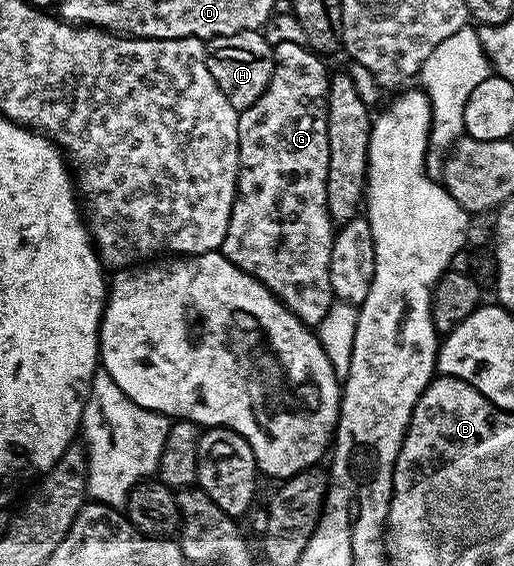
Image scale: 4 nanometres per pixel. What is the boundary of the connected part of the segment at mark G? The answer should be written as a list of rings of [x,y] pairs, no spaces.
[[[301,41],[298,42],[282,42],[277,43],[274,46],[274,71],[272,72],[272,80],[268,84],[268,88],[264,92],[264,96],[260,96],[260,100],[256,100],[256,104],[252,104],[247,110],[241,111],[238,115],[238,191],[234,197],[234,203],[232,204],[232,216],[228,220],[228,232],[224,236],[222,241],[222,248],[220,253],[229,260],[232,264],[236,264],[244,272],[248,272],[256,280],[260,280],[269,290],[276,295],[283,304],[285,304],[289,310],[291,310],[296,317],[298,317],[301,322],[305,322],[307,326],[311,328],[316,328],[324,320],[324,316],[328,316],[331,306],[334,305],[336,299],[334,297],[334,289],[330,283],[330,265],[332,264],[332,244],[334,243],[334,236],[336,233],[336,223],[333,218],[331,218],[328,212],[328,120],[326,119],[326,97],[328,96],[328,88],[330,87],[330,74],[328,69],[321,57],[314,53],[309,46],[303,44]]]

